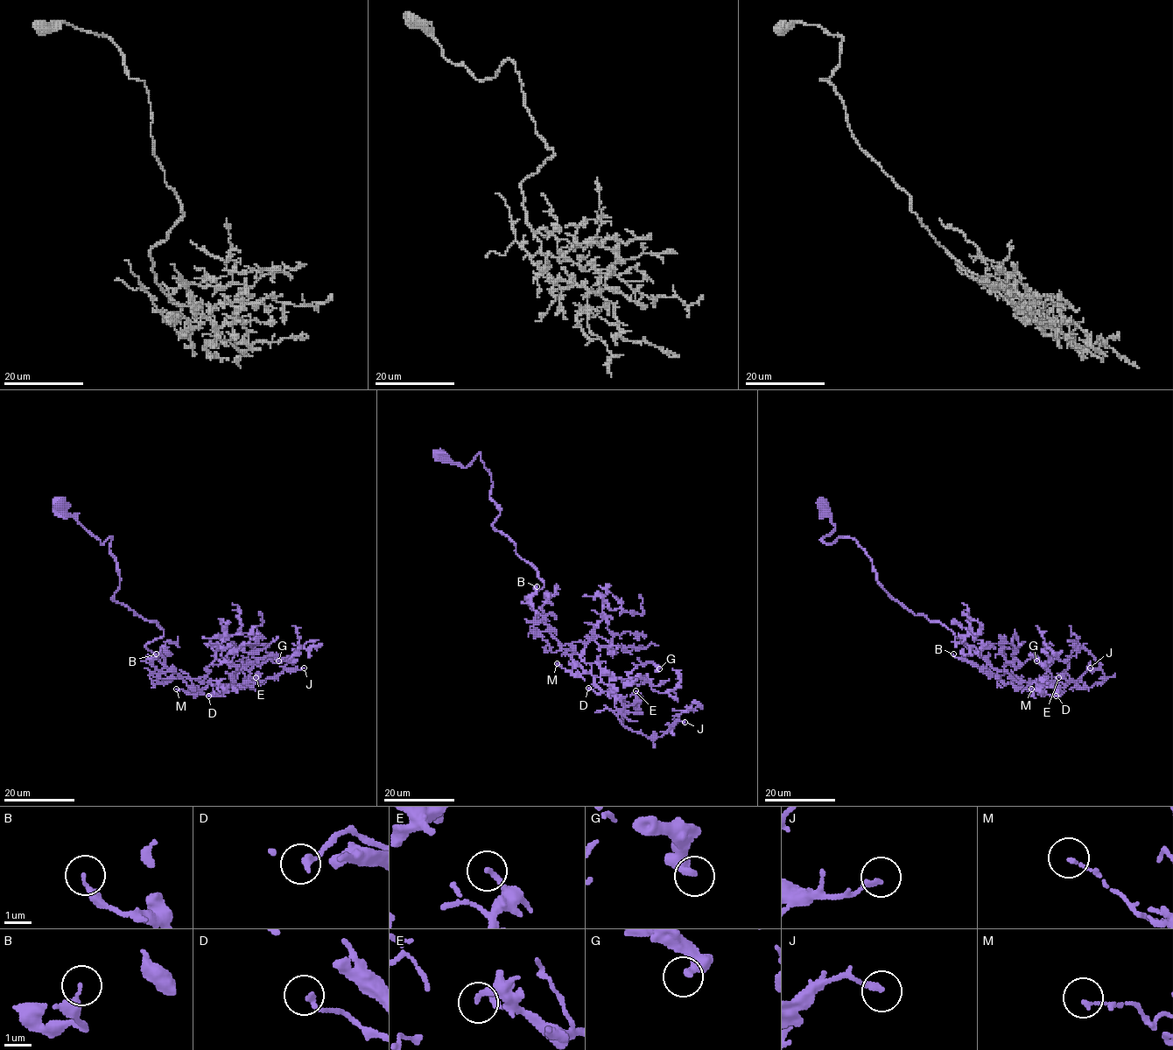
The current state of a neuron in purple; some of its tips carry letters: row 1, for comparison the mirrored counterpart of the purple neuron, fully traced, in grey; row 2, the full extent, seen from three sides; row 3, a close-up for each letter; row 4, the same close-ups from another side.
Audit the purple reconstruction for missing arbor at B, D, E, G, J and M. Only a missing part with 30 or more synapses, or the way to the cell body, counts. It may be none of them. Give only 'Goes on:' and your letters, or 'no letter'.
Goes on: no letter

